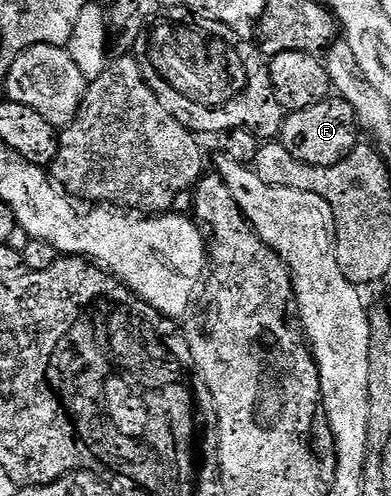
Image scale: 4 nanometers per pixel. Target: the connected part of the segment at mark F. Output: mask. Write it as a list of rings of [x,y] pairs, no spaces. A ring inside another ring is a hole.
[[[330,97],[307,109],[288,112],[281,122],[279,142],[295,161],[311,165],[314,169],[328,169],[343,162],[353,152],[359,143],[357,135],[359,136],[357,112],[347,100]]]

